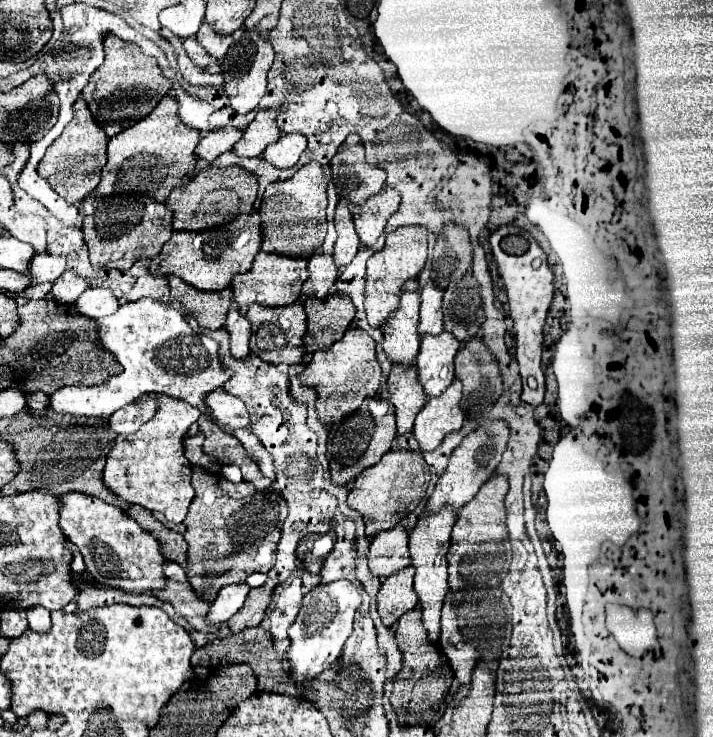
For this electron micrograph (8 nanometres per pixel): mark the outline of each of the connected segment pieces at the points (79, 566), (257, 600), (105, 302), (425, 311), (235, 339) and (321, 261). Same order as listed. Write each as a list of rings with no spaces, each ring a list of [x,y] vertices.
[[[64,540],[64,546],[72,552],[72,572],[76,572],[76,574],[82,574],[86,568],[84,568],[84,562],[82,562],[82,556],[80,556],[80,552],[78,552],[78,548],[76,546],[72,546],[68,540]]]
[[[268,578],[268,582],[264,586],[258,586],[258,588],[250,590],[244,606],[228,620],[228,630],[232,634],[260,624],[260,620],[264,616],[264,610],[268,608],[268,602],[270,602],[270,594],[272,594],[276,584],[278,584],[278,580]]]
[[[88,288],[76,302],[74,306],[82,316],[88,318],[102,318],[110,316],[118,310],[118,300],[114,298],[112,290],[108,288]]]
[[[428,282],[420,290],[420,326],[418,334],[440,334],[442,328],[442,290],[438,290],[432,282]]]
[[[238,306],[230,308],[224,328],[230,334],[230,354],[232,354],[232,358],[236,358],[236,360],[246,358],[250,354],[250,350],[248,350],[250,322],[246,320],[246,316],[240,312]]]
[[[314,254],[308,260],[308,280],[302,286],[302,294],[308,298],[326,298],[336,282],[336,266],[332,254]]]

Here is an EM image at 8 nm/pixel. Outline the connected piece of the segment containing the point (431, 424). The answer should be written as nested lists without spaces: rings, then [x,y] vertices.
[[[454,380],[438,398],[432,398],[424,404],[414,422],[414,438],[418,440],[420,452],[436,450],[446,434],[462,428],[464,414],[460,410],[462,386]]]

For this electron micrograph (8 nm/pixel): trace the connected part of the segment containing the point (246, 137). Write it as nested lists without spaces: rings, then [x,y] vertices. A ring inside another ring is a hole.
[[[260,110],[256,118],[248,124],[242,138],[232,148],[232,154],[256,158],[260,156],[268,144],[276,142],[280,138],[280,130],[276,126],[276,112],[272,110]]]

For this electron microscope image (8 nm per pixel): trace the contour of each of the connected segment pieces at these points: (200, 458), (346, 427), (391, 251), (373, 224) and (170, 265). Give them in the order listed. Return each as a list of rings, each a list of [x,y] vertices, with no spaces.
[[[198,432],[196,436],[186,436],[184,440],[184,454],[186,458],[190,460],[190,464],[200,464],[200,466],[208,466],[212,470],[220,470],[220,466],[216,462],[212,462],[212,458],[208,458],[204,452],[202,452],[202,442],[204,442],[204,436]]]
[[[368,398],[354,414],[344,418],[340,424],[332,426],[330,430],[328,444],[326,444],[326,456],[330,460],[332,484],[344,486],[356,480],[362,474],[362,470],[378,464],[380,458],[388,450],[392,450],[394,440],[396,440],[396,420],[394,420],[392,404]]]
[[[402,226],[386,236],[386,246],[368,260],[366,268],[366,314],[372,328],[382,328],[386,318],[396,312],[400,304],[402,286],[408,280],[418,280],[426,264],[426,228]]]
[[[384,188],[382,192],[370,196],[362,206],[352,208],[356,234],[364,246],[372,246],[380,238],[388,218],[398,212],[398,204],[400,194],[396,190]]]
[[[250,214],[202,232],[172,232],[172,238],[162,246],[162,252],[150,260],[150,270],[152,276],[178,276],[196,290],[224,290],[230,286],[236,274],[250,270],[258,252],[260,216]]]

